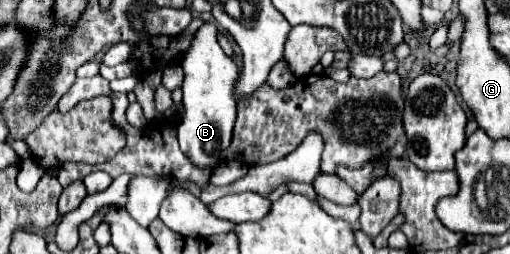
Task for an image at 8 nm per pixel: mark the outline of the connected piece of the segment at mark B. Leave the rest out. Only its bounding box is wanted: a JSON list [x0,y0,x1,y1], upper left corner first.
[178,22,240,166]

